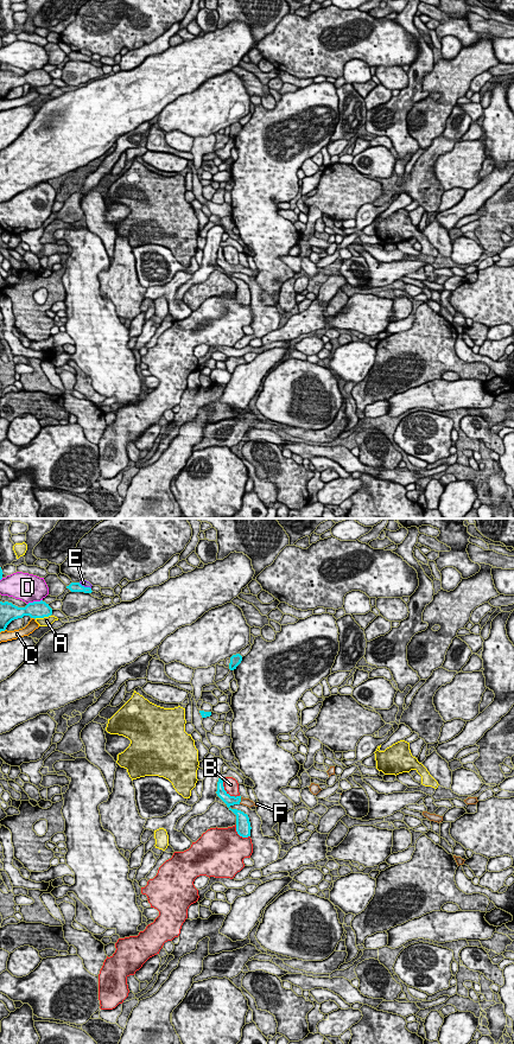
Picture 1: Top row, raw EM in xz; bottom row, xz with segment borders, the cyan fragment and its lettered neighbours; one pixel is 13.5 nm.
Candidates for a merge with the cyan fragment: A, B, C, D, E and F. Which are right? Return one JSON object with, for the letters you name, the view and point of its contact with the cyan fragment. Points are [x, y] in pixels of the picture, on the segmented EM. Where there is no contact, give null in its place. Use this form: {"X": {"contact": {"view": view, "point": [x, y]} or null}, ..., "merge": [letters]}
{"F": {"contact": {"view": "xz", "point": [240, 801]}}, "merge": ["F"]}

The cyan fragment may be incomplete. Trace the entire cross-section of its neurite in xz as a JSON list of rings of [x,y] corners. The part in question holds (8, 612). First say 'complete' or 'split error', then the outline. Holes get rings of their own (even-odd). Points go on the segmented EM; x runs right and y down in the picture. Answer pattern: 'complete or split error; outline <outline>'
complete; outline [[[0,601],[0,632],[5,631],[7,625],[18,618],[30,616],[31,618],[44,618],[52,615],[52,609],[45,601],[28,603],[25,607],[18,607],[8,601]]]

